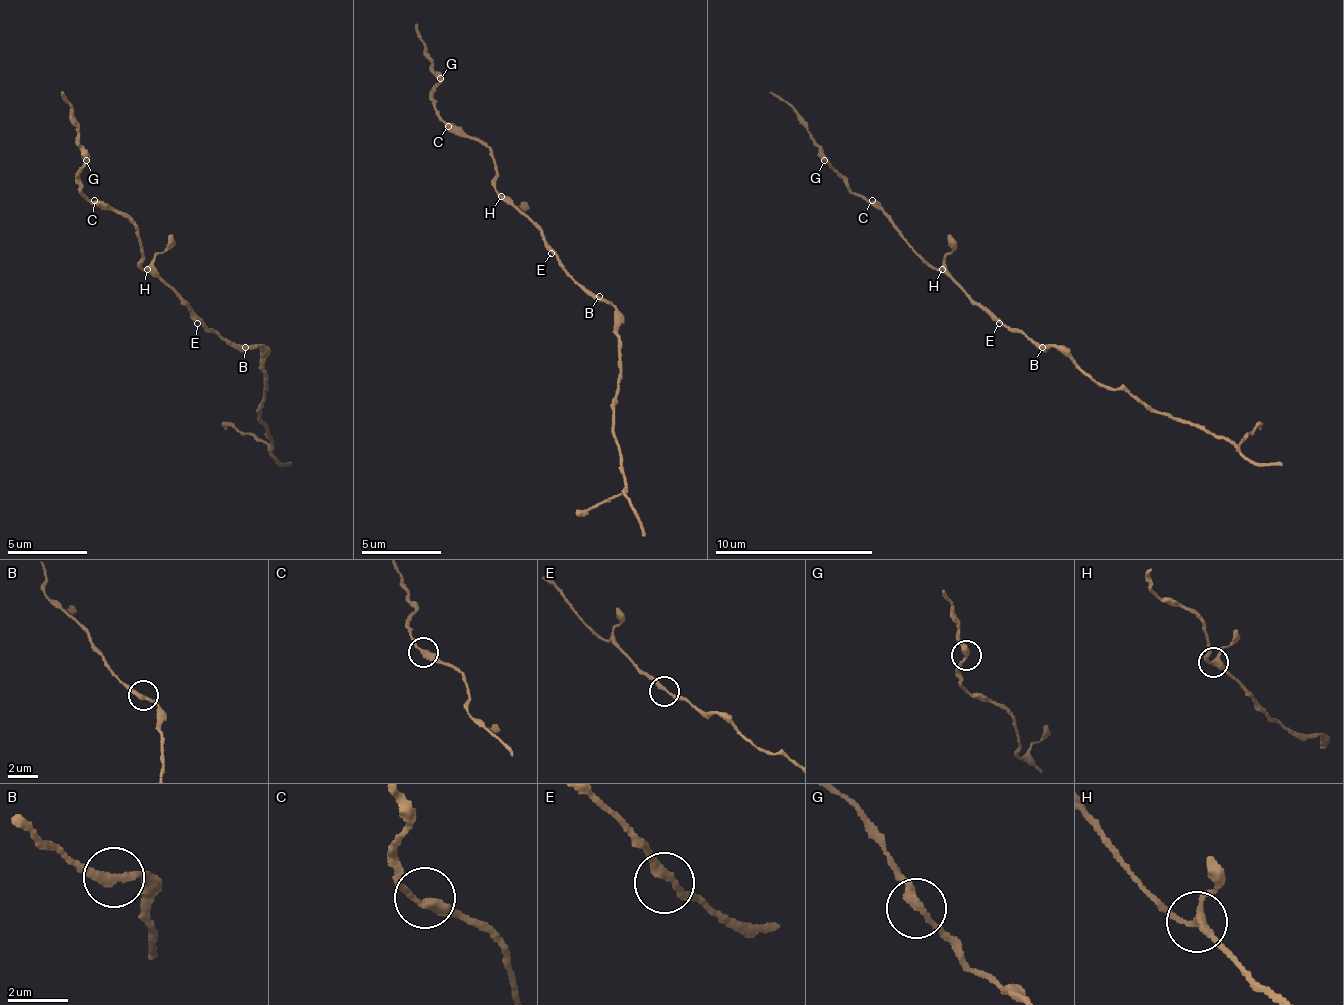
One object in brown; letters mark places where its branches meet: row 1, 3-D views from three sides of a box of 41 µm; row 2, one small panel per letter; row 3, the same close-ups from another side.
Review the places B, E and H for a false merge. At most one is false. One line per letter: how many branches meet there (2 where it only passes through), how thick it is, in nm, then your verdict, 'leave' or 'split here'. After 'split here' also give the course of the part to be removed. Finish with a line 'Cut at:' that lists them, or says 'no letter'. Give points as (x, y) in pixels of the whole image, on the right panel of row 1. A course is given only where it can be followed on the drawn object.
B: 2 branches meet; 280 nm thick; leave
E: 2 branches meet; 240 nm thick; leave
H: 3 branches meet; 240 nm thick; split here; foreign part runs (943, 268), (931, 268), (888, 216), (856, 192), (824, 160), (804, 121), (769, 93)
Cut at: H

